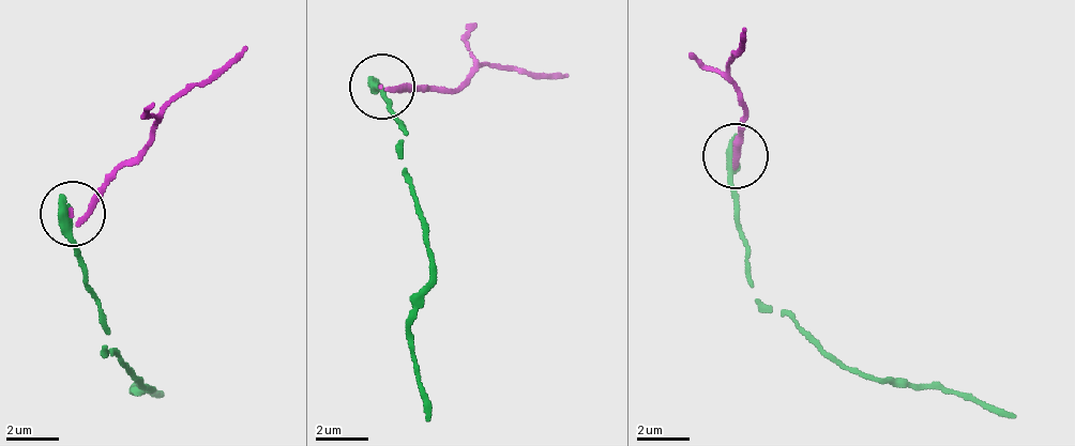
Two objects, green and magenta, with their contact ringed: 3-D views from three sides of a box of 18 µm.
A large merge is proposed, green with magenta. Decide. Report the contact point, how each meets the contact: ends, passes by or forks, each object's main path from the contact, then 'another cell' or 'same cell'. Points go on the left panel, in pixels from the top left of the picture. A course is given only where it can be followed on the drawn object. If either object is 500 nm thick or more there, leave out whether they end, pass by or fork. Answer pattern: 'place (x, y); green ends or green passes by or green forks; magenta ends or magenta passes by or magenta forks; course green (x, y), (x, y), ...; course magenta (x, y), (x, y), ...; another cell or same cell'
place (72, 214); green ends; magenta ends; course green (71, 212), (76, 258), (105, 348), (115, 352), (145, 384), (133, 388), (165, 391); course magenta (71, 212), (144, 147), (175, 100), (247, 45); another cell

